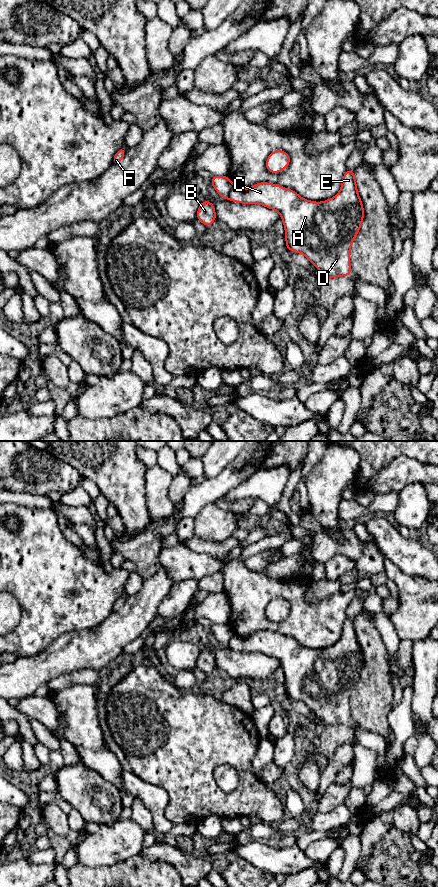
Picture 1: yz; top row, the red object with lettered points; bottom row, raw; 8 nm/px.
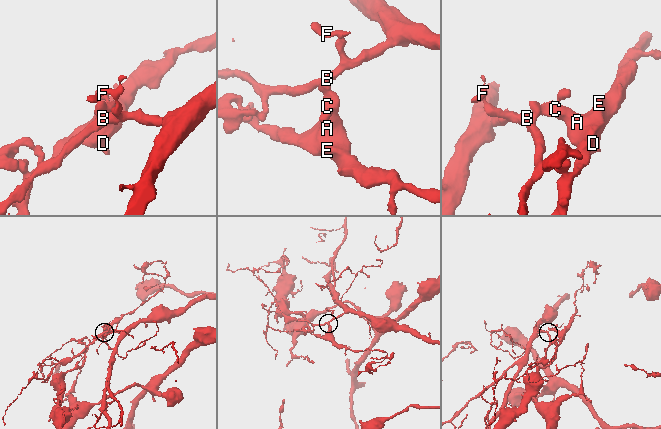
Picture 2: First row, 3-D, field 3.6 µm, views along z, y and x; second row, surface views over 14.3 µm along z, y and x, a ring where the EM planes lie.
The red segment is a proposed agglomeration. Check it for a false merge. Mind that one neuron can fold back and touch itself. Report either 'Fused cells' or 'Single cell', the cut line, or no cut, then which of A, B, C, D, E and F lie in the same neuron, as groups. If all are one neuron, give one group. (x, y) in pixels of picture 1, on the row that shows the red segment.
Fused cells. Split along yz (233, 185), (228, 198). Groups: A C D E / B F

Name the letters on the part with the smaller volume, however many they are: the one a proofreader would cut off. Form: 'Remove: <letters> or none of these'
Remove: B, F

